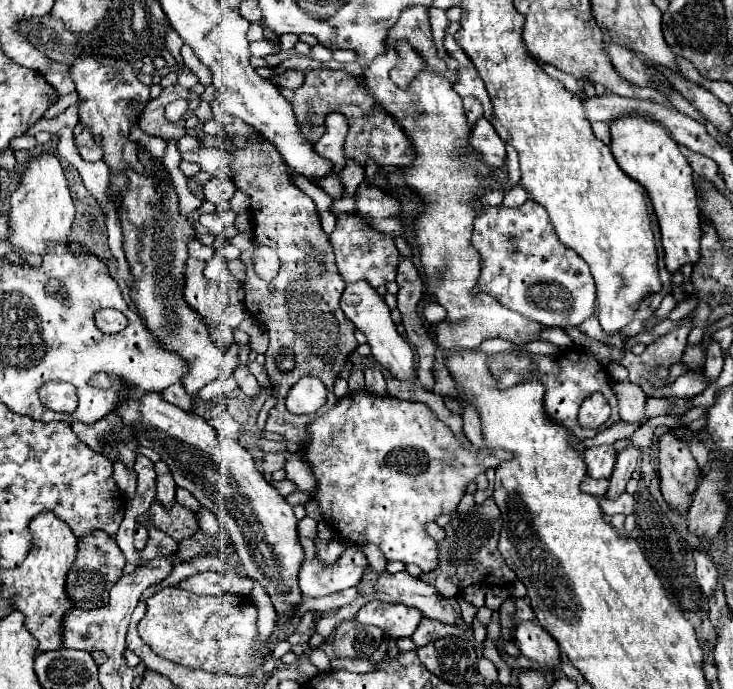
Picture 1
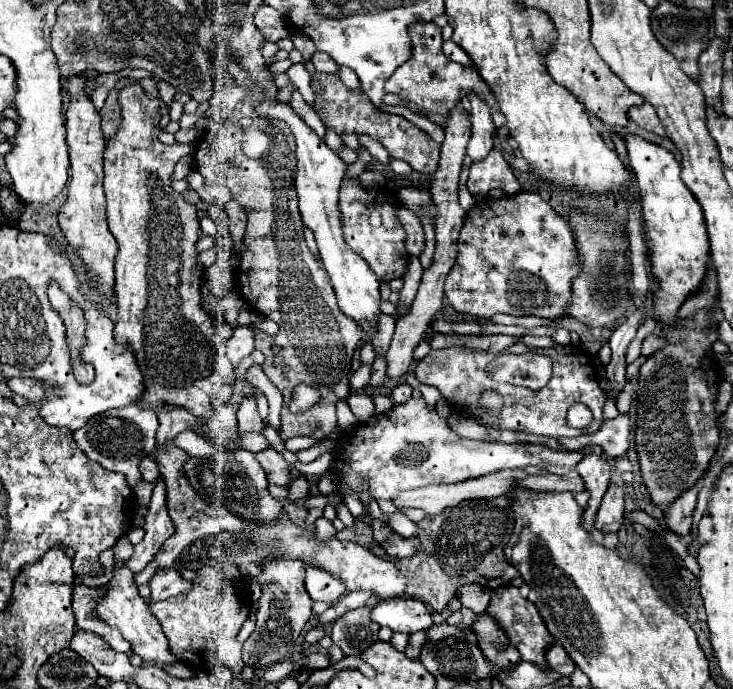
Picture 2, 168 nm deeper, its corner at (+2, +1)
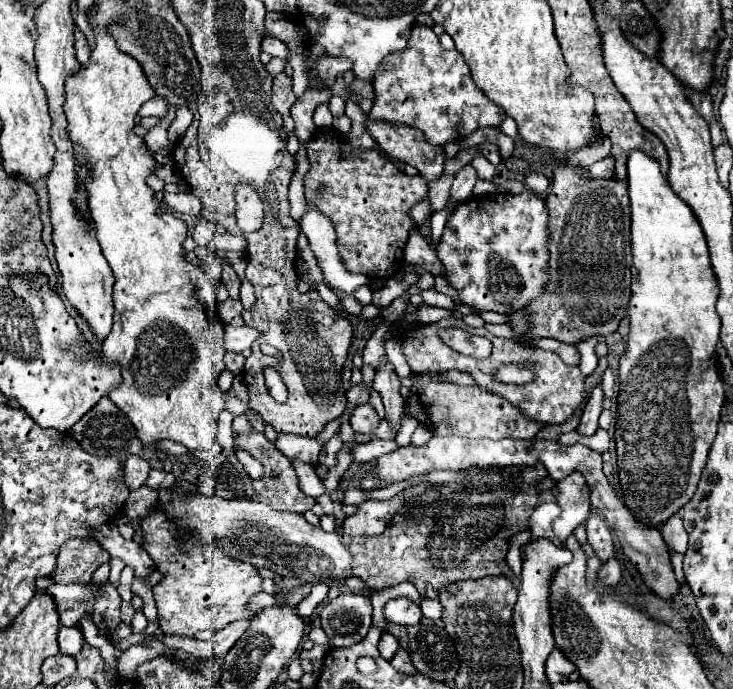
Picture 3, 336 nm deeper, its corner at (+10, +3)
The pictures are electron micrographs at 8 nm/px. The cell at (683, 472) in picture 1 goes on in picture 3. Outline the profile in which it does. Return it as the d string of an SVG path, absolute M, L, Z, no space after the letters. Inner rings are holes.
M679 512L675 516L671 516L665 522L665 526L661 526L659 530L661 530L663 540L665 540L665 544L669 546L671 552L685 554L685 550L687 550L687 534L685 534L685 528L683 528L681 514Z

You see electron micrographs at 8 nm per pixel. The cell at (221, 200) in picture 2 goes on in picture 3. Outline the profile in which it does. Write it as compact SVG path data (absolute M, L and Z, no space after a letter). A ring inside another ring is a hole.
M179 192L179 194L165 194L163 202L171 210L175 210L179 214L187 214L187 216L199 216L201 210L203 210L201 200L195 198L191 192L189 194L183 194L183 192Z

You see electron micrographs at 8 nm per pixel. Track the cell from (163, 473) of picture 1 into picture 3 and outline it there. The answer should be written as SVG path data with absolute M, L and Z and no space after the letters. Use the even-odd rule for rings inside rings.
M51 584L47 590L57 602L57 614L63 626L77 626L87 612L93 614L93 622L103 636L109 636L119 626L121 596L113 584Z

